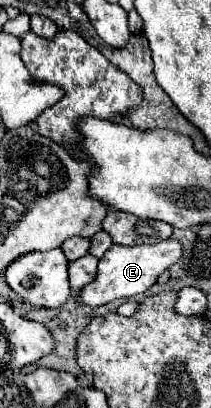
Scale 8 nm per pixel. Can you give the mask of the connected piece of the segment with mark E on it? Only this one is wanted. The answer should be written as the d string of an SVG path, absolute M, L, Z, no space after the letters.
M172 239L160 241L156 245L144 245L144 247L112 245L98 261L96 279L88 283L88 287L84 287L76 299L86 307L100 307L114 299L126 299L126 297L134 297L136 293L144 293L156 283L158 275L166 271L170 265L174 265L180 257L182 257L182 247Z

